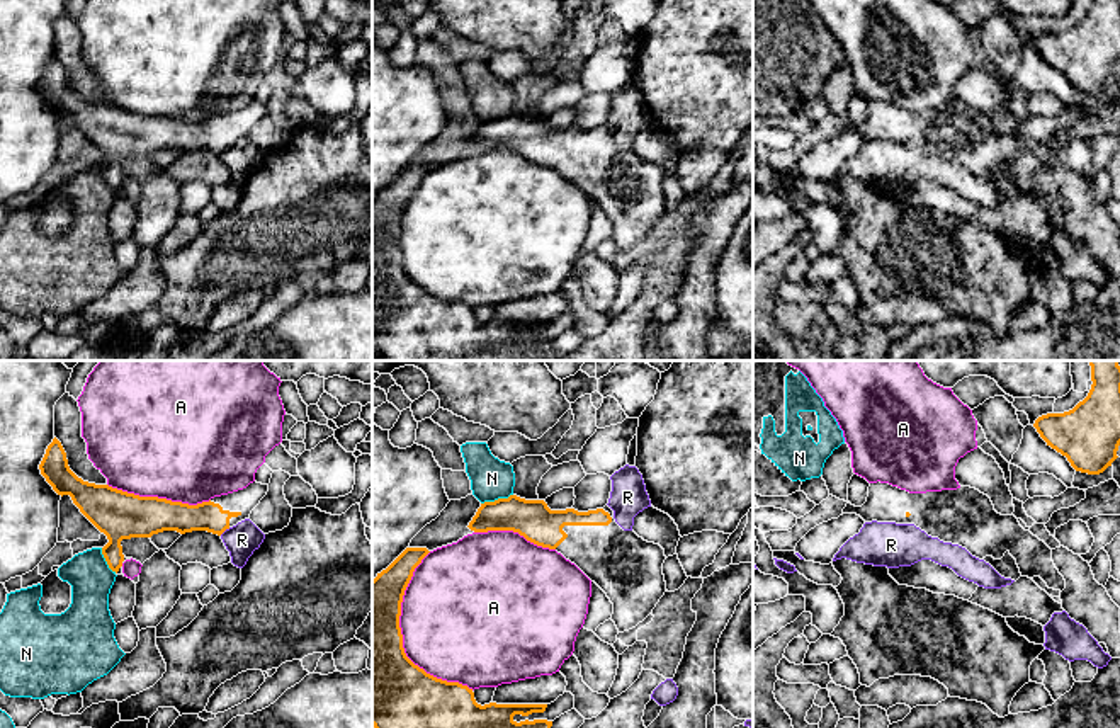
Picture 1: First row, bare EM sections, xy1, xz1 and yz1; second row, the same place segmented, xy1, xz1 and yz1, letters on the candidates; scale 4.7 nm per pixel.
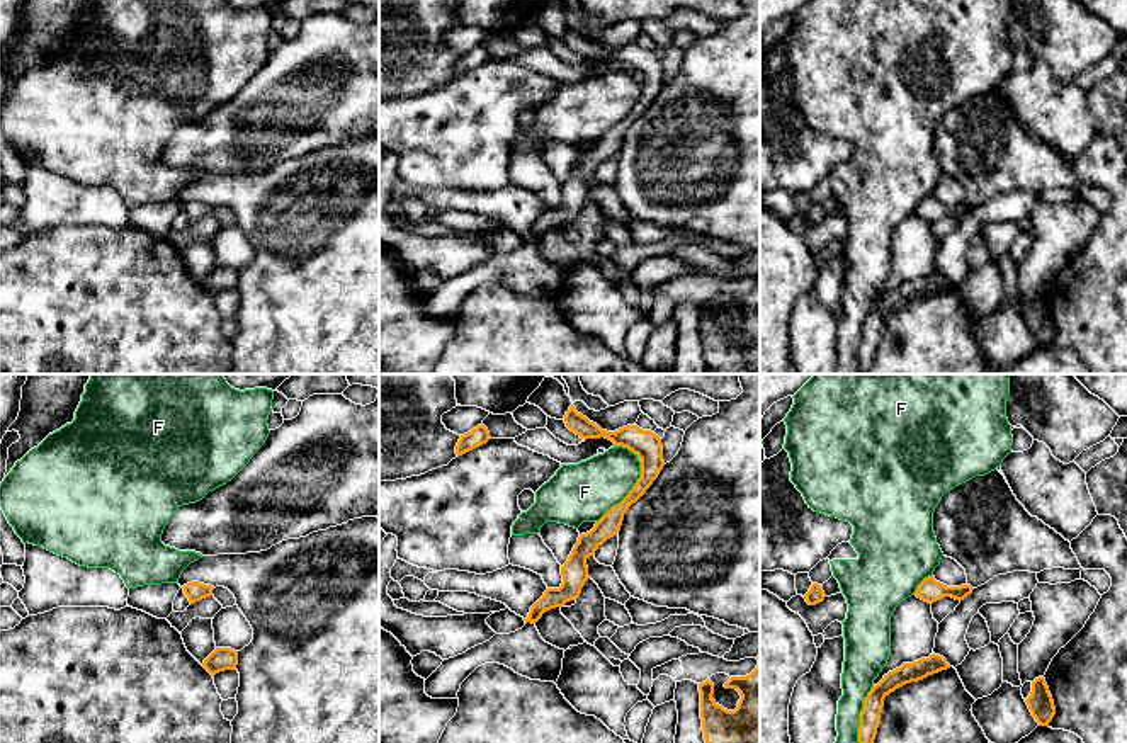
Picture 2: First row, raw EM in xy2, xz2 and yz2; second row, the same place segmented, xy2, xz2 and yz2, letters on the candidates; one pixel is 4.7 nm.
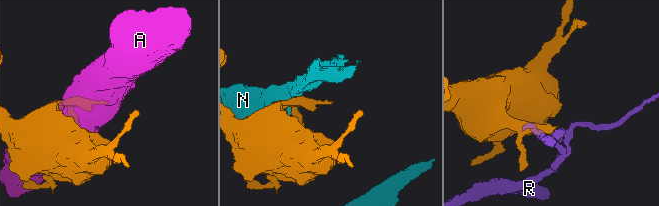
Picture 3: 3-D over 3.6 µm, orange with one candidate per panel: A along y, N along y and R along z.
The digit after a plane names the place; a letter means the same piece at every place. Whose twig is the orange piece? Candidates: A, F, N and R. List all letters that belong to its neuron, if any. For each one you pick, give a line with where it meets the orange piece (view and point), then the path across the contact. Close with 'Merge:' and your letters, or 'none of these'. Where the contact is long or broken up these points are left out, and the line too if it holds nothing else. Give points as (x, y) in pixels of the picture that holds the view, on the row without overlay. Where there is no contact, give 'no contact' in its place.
Merge: none of these

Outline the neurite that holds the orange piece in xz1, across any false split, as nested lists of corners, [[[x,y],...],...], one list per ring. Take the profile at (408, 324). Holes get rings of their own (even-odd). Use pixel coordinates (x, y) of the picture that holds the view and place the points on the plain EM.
[[[406,167],[372,199],[372,345],[384,361],[568,361],[552,355],[552,340],[513,338],[544,332],[547,323],[478,323],[472,308],[427,293],[404,272],[399,247],[401,221],[415,187],[430,170]]]

